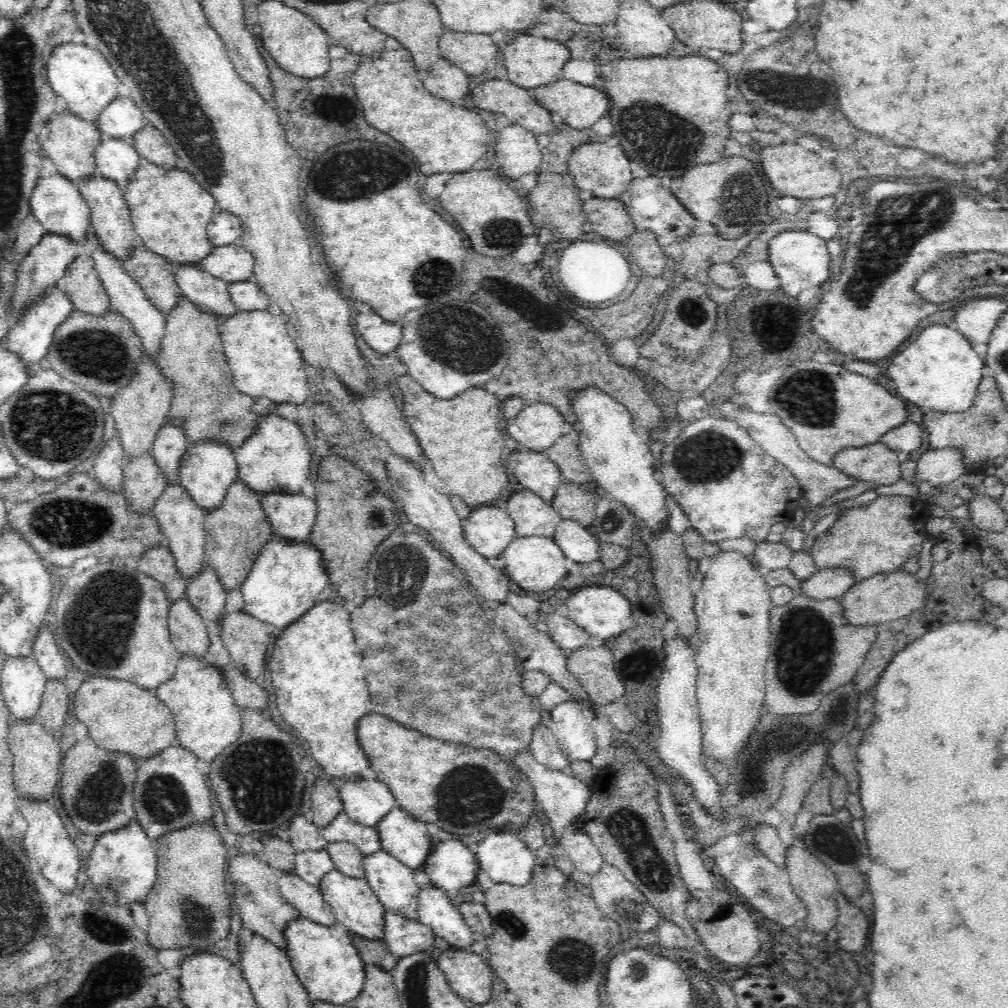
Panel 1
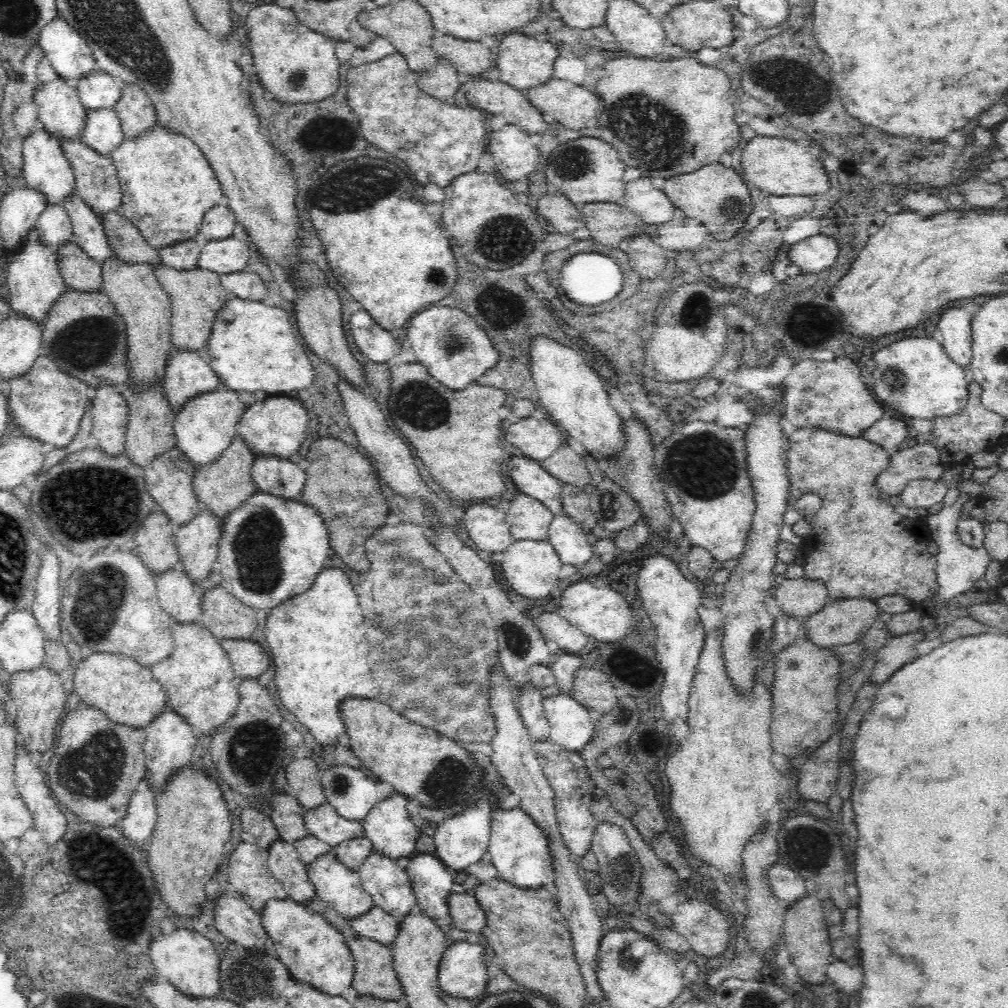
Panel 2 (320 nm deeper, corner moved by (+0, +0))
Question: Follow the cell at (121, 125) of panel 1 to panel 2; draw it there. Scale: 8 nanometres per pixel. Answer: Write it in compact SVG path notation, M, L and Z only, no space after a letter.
M99 69L80 81L77 91L87 109L112 110L122 97L123 85L121 80Z

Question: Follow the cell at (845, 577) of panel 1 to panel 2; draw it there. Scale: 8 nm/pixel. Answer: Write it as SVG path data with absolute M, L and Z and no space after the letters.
M800 577L785 579L775 590L775 600L782 612L796 616L810 616L824 608L829 593L824 582Z

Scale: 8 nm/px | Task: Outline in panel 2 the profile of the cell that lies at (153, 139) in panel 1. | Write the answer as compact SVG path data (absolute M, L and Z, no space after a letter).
M123 85L123 94L115 106L115 111L121 120L125 138L143 137L158 125L157 112L153 102L139 86Z

